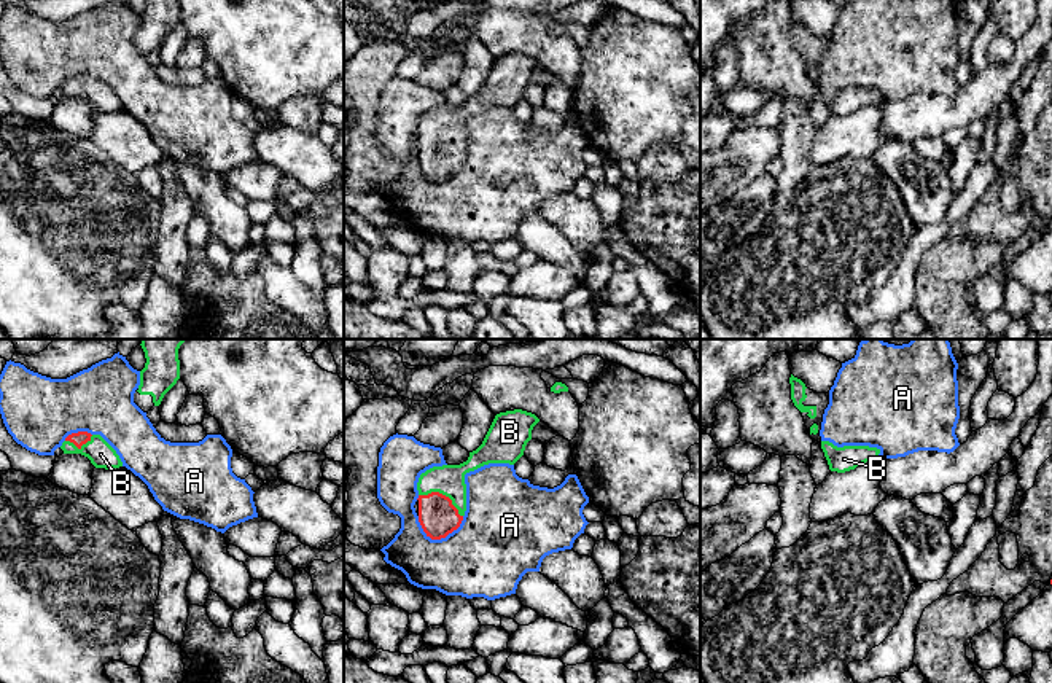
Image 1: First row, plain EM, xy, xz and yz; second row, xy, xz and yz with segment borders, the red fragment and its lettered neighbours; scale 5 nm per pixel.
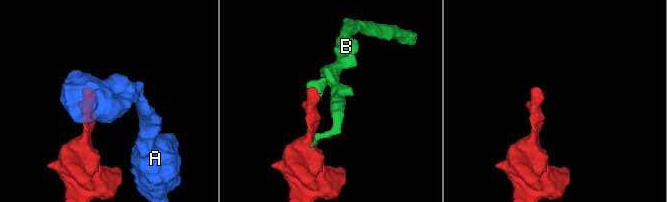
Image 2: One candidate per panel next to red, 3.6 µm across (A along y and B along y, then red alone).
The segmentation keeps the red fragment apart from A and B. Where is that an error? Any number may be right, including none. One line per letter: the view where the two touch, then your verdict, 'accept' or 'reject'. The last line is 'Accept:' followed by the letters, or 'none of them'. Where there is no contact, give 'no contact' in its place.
A: meets red in xz; reject
B: meets red in xz; accept
Accept: B

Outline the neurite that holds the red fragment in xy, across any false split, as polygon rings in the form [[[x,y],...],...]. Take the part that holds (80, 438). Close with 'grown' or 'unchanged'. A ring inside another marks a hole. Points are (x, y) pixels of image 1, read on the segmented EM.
[[[88,431],[72,433],[65,438],[60,449],[64,454],[81,454],[91,460],[95,468],[119,468],[123,462],[116,451],[100,436]]]; grown

